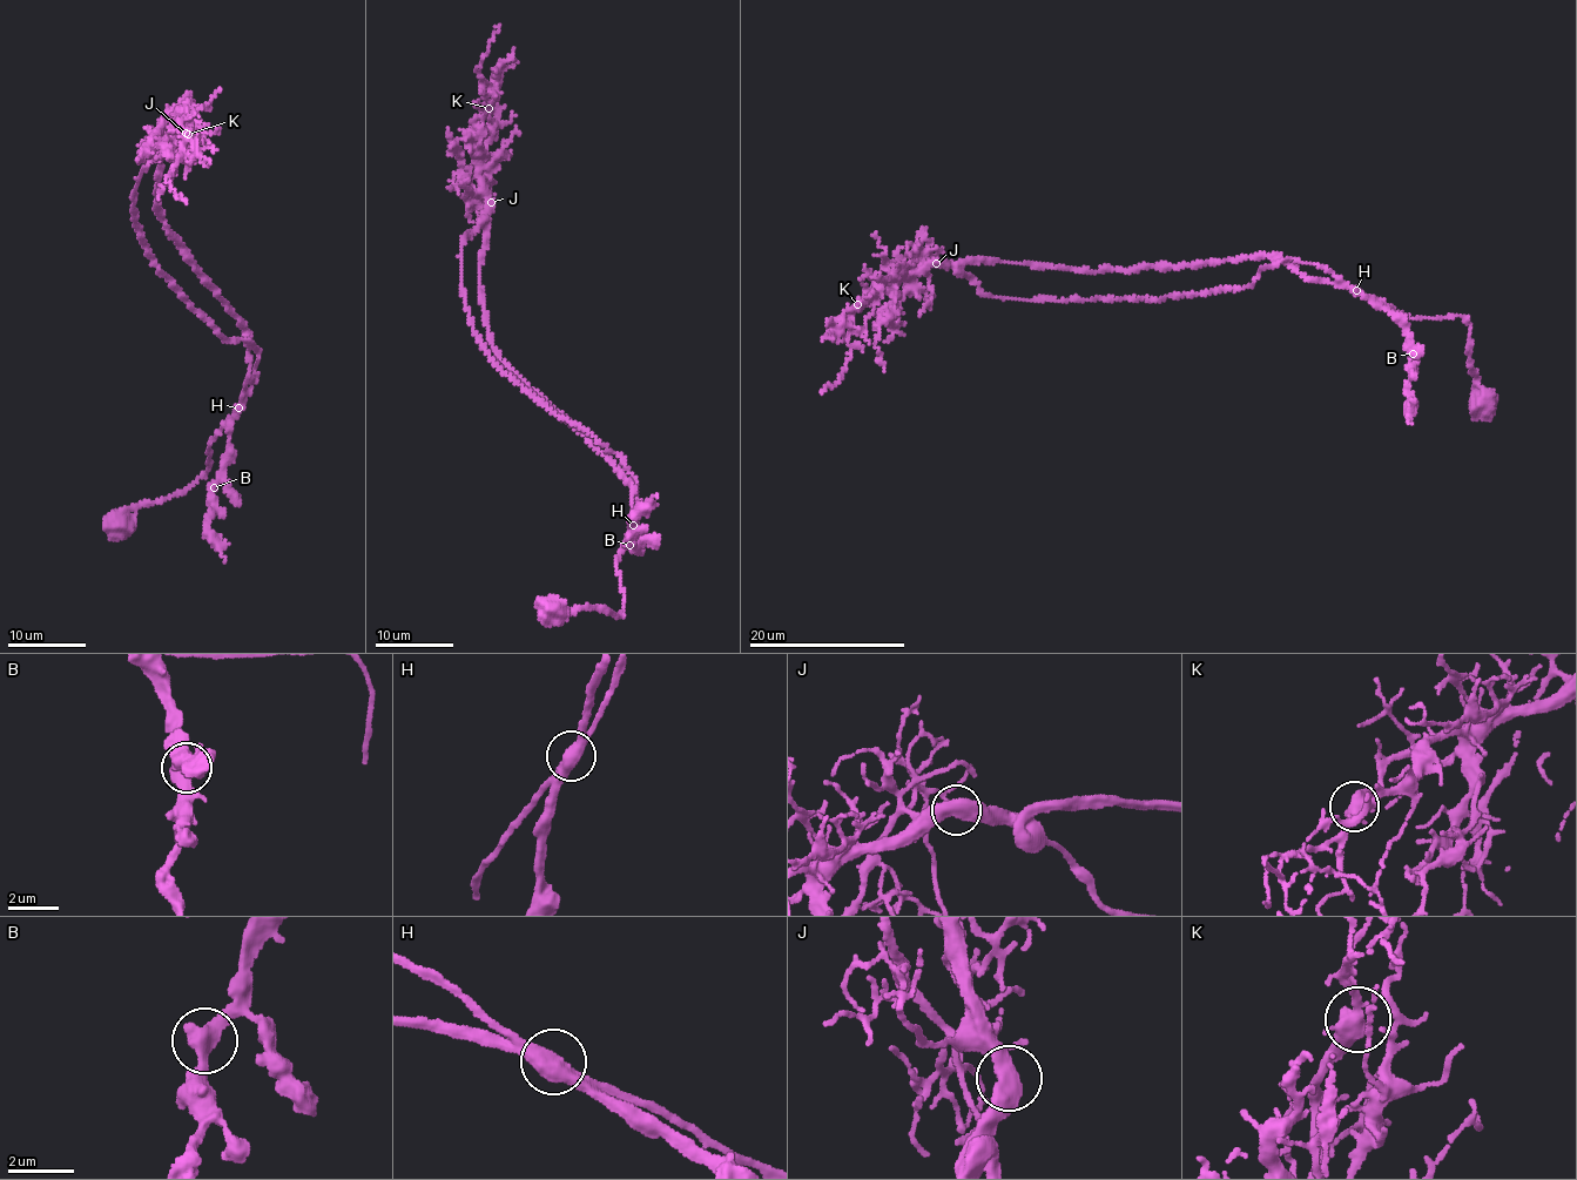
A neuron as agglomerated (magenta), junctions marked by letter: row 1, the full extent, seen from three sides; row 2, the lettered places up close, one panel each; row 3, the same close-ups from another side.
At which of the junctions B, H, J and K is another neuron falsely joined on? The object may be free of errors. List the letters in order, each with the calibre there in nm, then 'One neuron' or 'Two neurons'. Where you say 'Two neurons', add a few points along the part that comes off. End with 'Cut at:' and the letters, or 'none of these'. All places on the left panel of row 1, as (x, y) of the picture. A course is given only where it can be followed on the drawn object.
B: Thickness 480 nm. One neuron
H: Thickness 480 nm. One neuron
J: Thickness 550 nm. One neuron
K: Thickness 480 nm. One neuron
Cut at: none of these

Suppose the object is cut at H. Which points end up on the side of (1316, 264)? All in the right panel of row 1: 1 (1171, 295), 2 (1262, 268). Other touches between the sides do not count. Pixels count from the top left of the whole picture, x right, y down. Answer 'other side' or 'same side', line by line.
1: same side
2: same side

